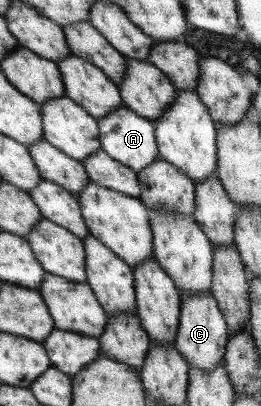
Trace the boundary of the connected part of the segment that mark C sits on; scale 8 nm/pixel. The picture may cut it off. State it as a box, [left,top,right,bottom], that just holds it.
[173,293,229,369]

